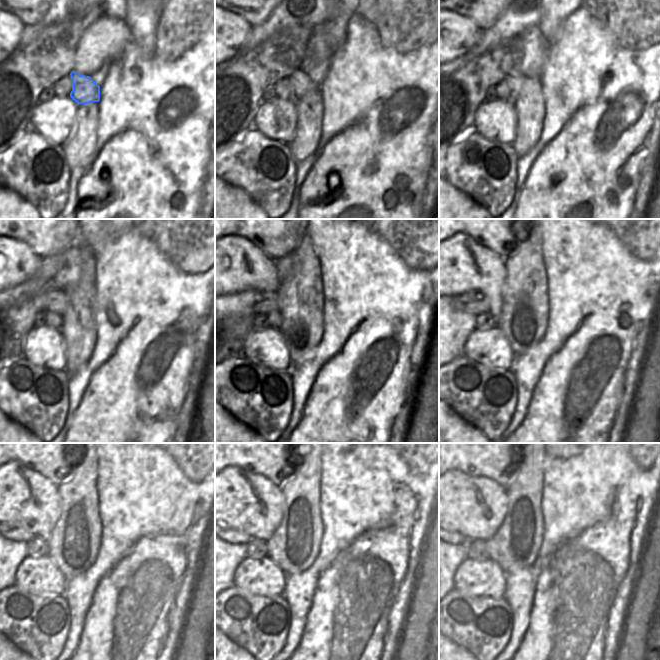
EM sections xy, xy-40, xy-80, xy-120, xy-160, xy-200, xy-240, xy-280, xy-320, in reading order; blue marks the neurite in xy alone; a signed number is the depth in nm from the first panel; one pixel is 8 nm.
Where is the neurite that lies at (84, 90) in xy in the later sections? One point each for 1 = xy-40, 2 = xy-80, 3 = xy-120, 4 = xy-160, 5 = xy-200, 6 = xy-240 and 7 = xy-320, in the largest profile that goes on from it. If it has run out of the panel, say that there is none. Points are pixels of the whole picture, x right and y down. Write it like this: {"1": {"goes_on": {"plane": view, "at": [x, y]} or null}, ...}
{"1": {"goes_on": {"plane": "xy-40", "at": [301, 83]}}, "2": {"goes_on": {"plane": "xy-80", "at": [514, 80]}}, "3": {"goes_on": {"plane": "xy-120", "at": [57, 300]}}, "4": {"goes_on": {"plane": "xy-160", "at": [267, 304]}}, "5": {"goes_on": {"plane": "xy-200", "at": [474, 303]}}, "6": {"goes_on": {"plane": "xy-240", "at": [16, 533]}}, "7": {"goes_on": {"plane": "xy-320", "at": [459, 539]}}}

